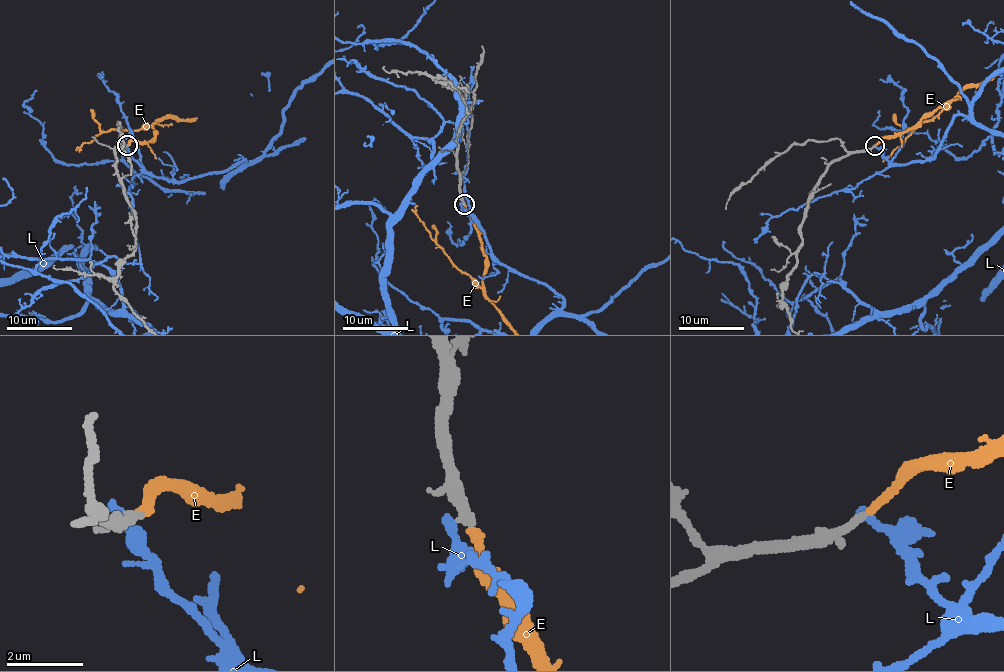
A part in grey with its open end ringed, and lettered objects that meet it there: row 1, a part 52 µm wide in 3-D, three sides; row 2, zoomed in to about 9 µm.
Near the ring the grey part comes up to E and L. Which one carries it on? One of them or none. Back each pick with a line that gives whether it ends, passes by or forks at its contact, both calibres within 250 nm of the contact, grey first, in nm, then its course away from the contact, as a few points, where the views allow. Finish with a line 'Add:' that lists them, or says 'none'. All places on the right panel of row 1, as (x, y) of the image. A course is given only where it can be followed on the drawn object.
E: It ends there. Thickness 180 nm (grey) against 240 nm. Its course: (874, 145), (883, 137), (914, 129), (947, 105), (939, 115), (916, 126), (882, 159)
Add: E

